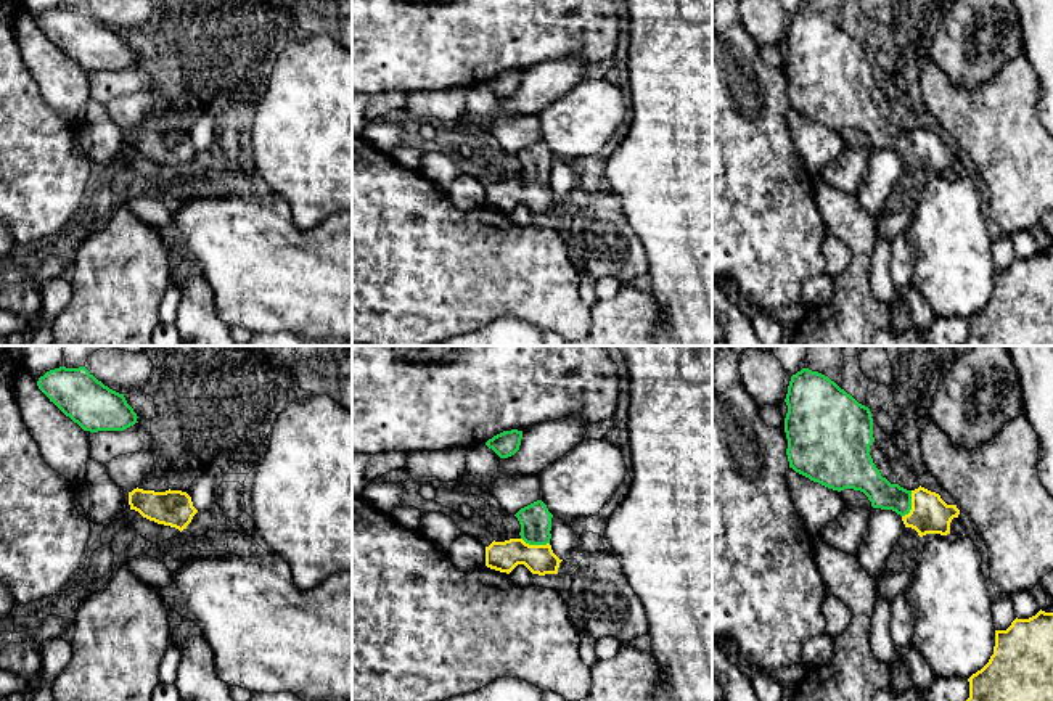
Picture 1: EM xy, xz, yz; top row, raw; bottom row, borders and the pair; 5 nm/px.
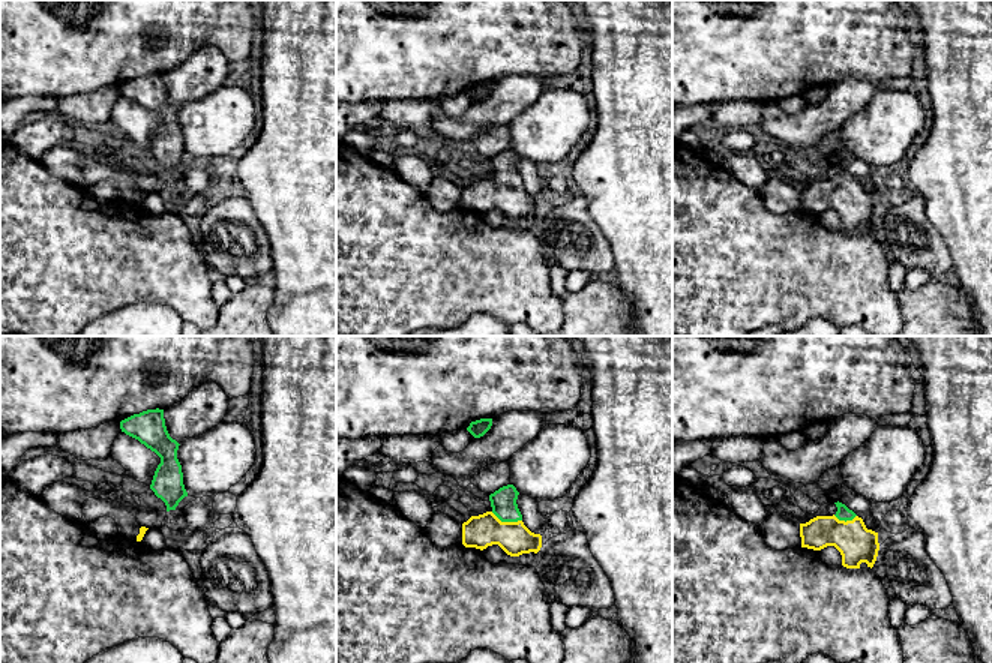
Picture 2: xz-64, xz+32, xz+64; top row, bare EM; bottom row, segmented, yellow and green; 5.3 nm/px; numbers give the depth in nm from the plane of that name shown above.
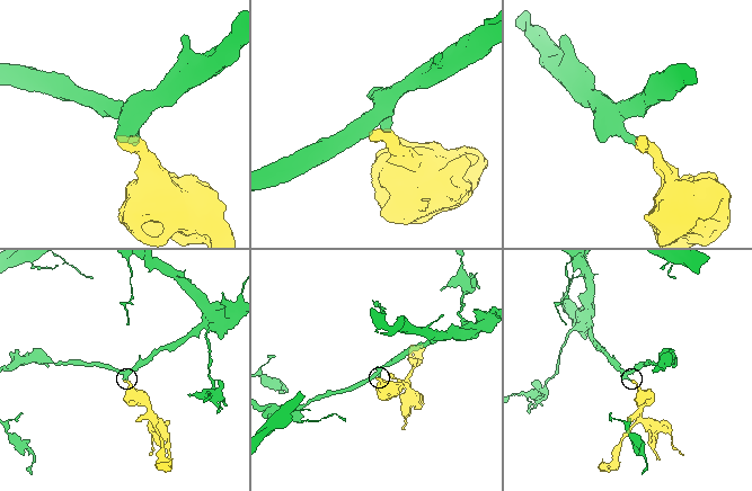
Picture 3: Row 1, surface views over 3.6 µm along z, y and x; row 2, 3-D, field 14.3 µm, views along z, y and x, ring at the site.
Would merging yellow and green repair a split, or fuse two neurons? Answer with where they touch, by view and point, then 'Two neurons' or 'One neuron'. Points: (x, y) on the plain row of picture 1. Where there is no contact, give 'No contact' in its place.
Touches yellow at yz (912, 145). One neuron

